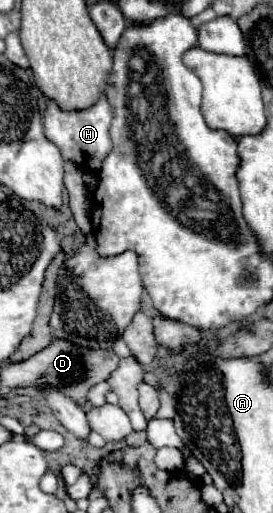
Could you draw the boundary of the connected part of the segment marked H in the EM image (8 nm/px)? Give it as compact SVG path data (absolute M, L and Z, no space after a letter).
M101 94L99 100L91 108L85 108L85 110L63 110L53 100L49 100L47 110L45 110L45 134L51 142L55 142L55 146L59 146L65 160L77 164L79 170L83 172L97 174L101 170L103 160L113 148L111 138L109 138L111 118L113 118L113 112L105 94Z

